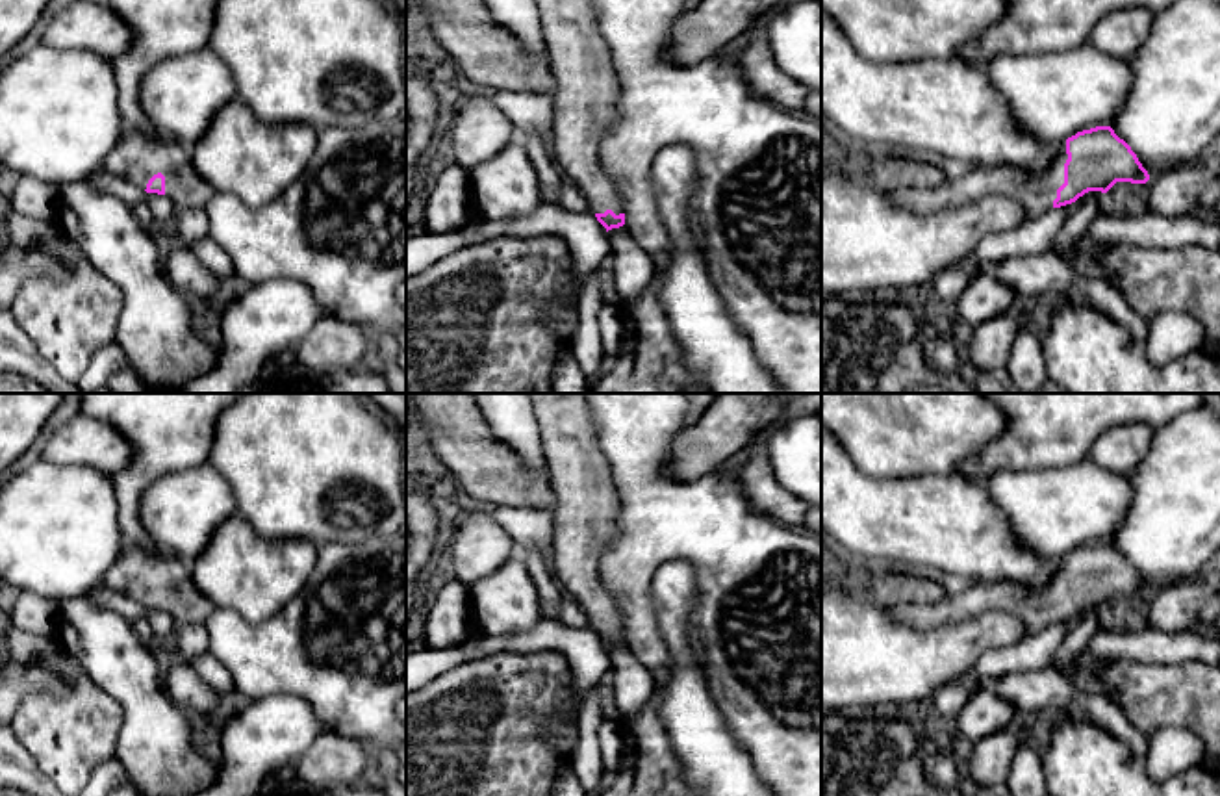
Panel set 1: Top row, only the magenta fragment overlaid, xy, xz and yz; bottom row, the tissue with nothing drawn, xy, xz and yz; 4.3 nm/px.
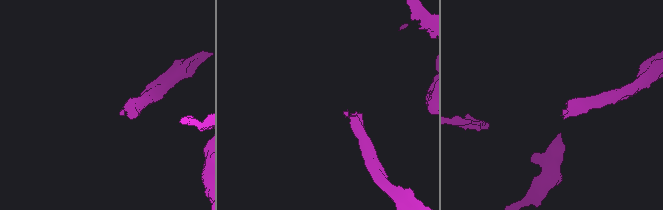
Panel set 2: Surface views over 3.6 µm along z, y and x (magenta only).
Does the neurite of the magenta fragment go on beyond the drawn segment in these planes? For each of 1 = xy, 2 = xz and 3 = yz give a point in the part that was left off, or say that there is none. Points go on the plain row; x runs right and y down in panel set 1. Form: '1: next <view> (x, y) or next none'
1: next xy (138, 572)
2: next xz (584, 518)
3: next yz (1035, 607)

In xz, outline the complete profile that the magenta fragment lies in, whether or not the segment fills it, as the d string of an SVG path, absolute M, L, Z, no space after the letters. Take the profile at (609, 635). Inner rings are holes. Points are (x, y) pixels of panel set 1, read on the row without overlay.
M527 393L532 401L532 408L541 432L541 447L547 462L547 471L551 477L553 490L556 494L554 508L554 560L553 573L573 601L582 609L588 618L590 627L597 636L608 646L625 640L623 614L616 596L606 588L601 575L601 558L604 557L608 546L617 536L616 516L619 510L619 497L612 479L612 471L606 456L597 443L597 430L591 421L586 393Z

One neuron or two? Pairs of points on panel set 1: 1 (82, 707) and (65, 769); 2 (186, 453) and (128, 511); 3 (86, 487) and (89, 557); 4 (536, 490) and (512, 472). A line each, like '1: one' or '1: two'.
1: one
2: one
3: one
4: two

